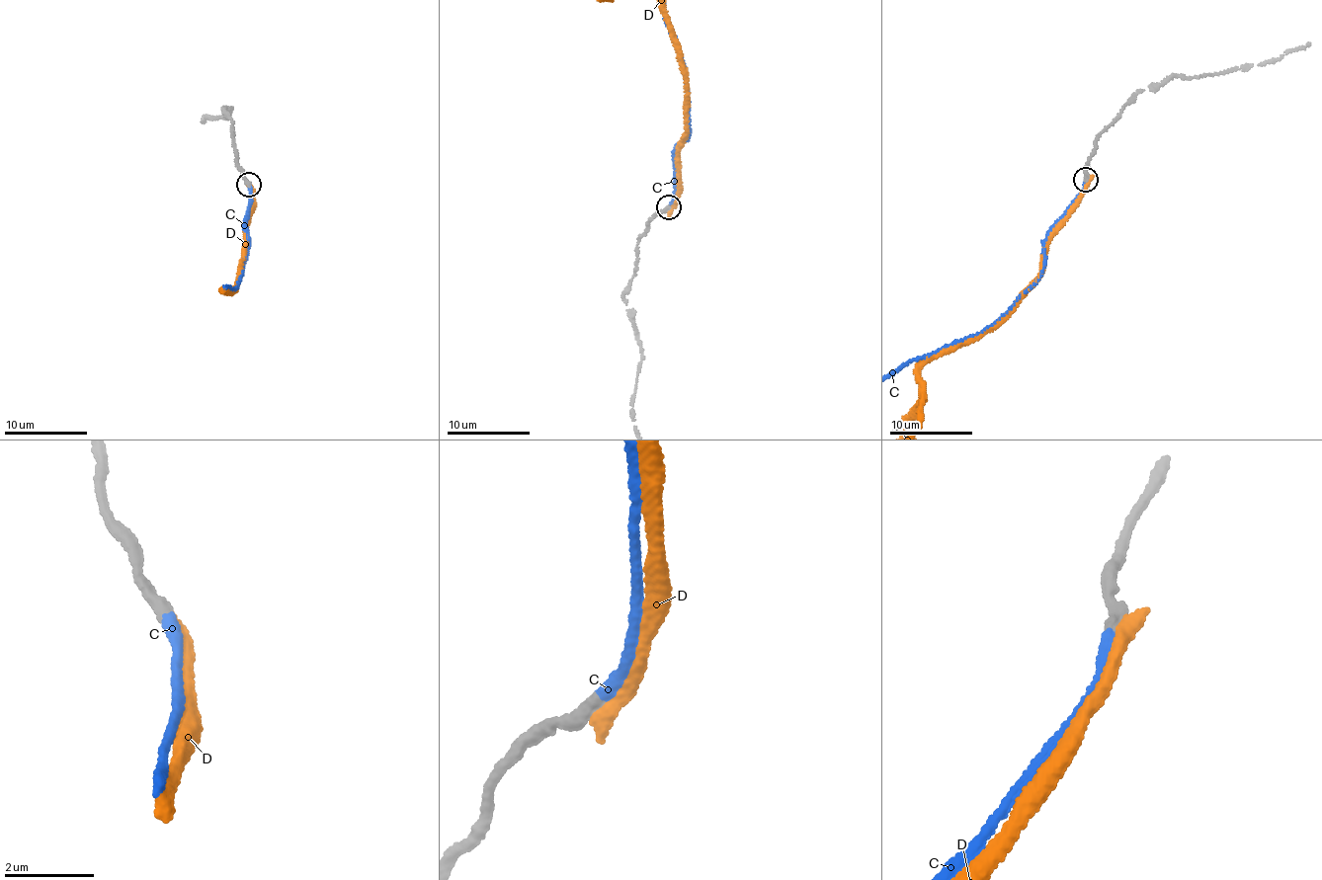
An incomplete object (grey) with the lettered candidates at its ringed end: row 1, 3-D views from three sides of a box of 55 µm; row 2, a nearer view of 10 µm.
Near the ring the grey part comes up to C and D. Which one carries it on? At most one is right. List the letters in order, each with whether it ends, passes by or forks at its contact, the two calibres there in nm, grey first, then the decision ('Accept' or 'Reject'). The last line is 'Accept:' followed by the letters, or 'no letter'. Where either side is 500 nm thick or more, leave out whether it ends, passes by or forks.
C: It ends there. Thickness 320 nm (grey) against 280 nm. Accept
D: It ends there. Thickness 320 nm (grey) against 360 nm. Reject
Accept: C

